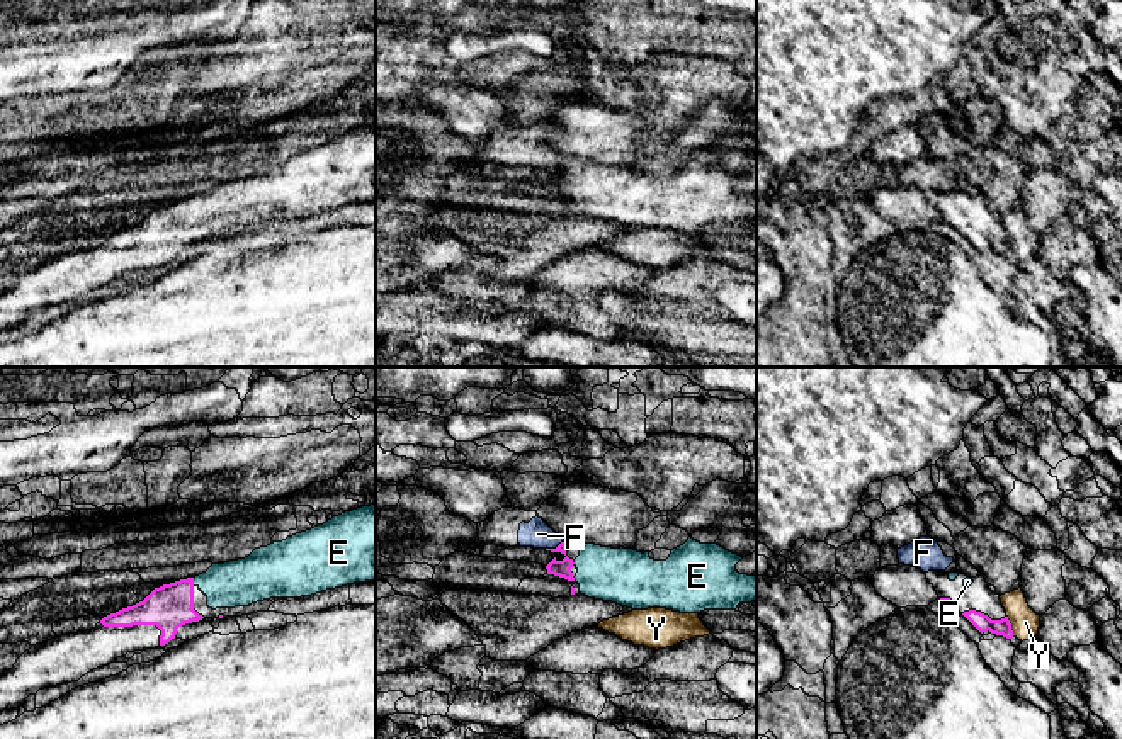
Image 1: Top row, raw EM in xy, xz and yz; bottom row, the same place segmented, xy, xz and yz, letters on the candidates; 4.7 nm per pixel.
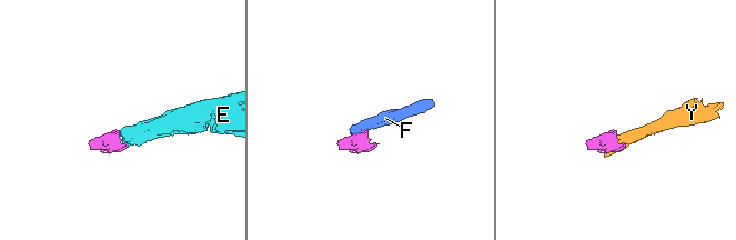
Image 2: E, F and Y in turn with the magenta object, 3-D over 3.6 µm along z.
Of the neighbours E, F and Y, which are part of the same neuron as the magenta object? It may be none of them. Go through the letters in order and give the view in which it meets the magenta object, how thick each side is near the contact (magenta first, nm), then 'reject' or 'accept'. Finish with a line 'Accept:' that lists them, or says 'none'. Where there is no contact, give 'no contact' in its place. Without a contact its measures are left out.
E: meets magenta in xy; 220 nm thick on the magenta side, 220 nm on the other; accept
F: meets magenta in xz; 80 nm thick on the magenta side, 140 nm on the other; reject
Y: meets magenta in yz; 80 nm thick on the magenta side, 140 nm on the other; reject
Accept: E

